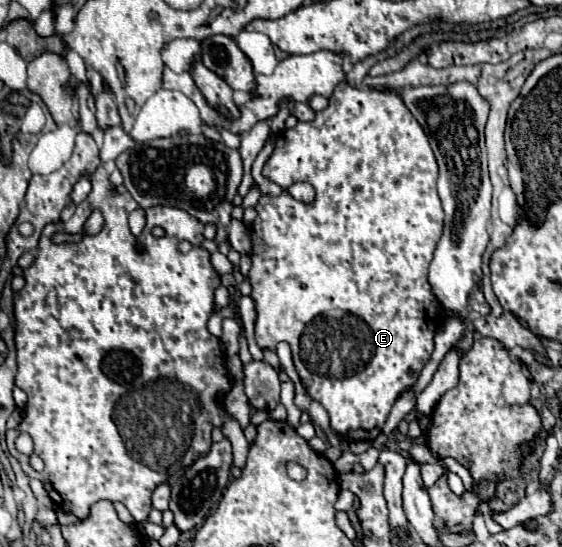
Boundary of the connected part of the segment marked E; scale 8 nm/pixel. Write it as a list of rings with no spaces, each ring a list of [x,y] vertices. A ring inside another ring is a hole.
[[[339,83],[335,87],[333,95],[329,97],[327,105],[329,115],[323,109],[321,113],[317,113],[315,121],[297,123],[293,129],[287,129],[277,137],[275,151],[263,167],[263,175],[281,187],[289,187],[295,181],[307,181],[315,187],[317,199],[311,205],[299,203],[287,193],[283,193],[279,197],[263,195],[259,199],[259,203],[255,205],[257,219],[251,225],[251,239],[253,239],[251,263],[253,265],[251,265],[249,277],[251,277],[251,287],[253,287],[251,297],[255,301],[255,313],[257,313],[257,321],[255,321],[257,345],[261,349],[263,347],[275,349],[275,343],[287,341],[293,351],[295,369],[297,369],[303,385],[307,387],[309,395],[327,409],[329,419],[331,419],[331,429],[351,441],[373,441],[375,435],[381,433],[397,395],[417,381],[415,371],[421,371],[425,367],[425,363],[431,359],[433,335],[445,319],[445,315],[437,307],[437,301],[435,301],[429,281],[427,281],[427,269],[433,259],[433,249],[435,249],[435,243],[441,237],[441,229],[443,229],[443,209],[441,209],[441,201],[437,195],[437,187],[435,187],[437,163],[435,163],[433,149],[431,149],[429,139],[423,133],[421,125],[413,117],[405,119],[407,109],[405,109],[401,97],[395,93],[365,91],[365,89],[353,91],[353,89],[357,89],[357,87]]]

